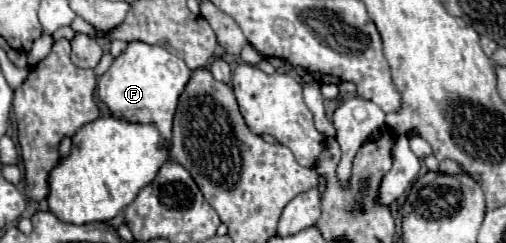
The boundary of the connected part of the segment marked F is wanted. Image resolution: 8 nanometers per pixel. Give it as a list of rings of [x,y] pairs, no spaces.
[[[130,42],[110,66],[110,70],[98,78],[98,98],[108,106],[114,118],[154,124],[162,136],[162,148],[170,148],[172,142],[172,120],[176,114],[178,98],[184,92],[192,70],[162,46],[148,46],[144,42]]]

